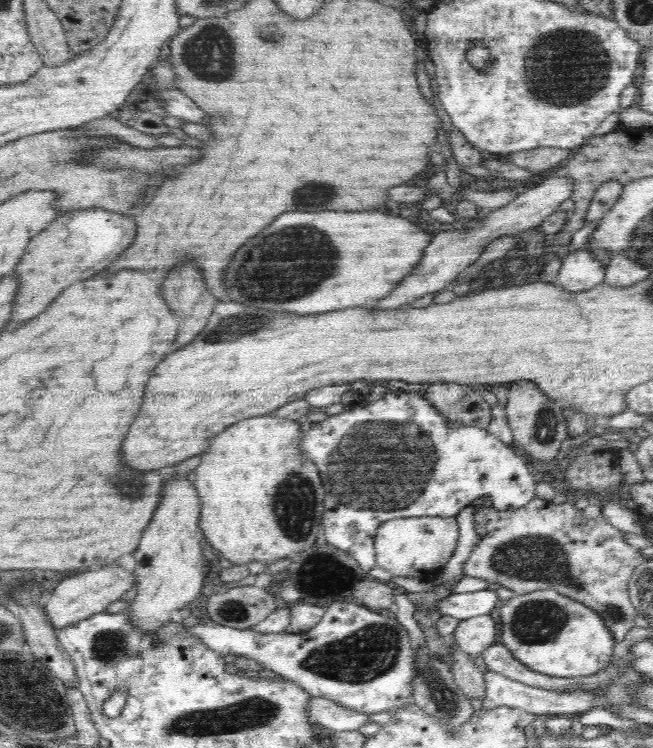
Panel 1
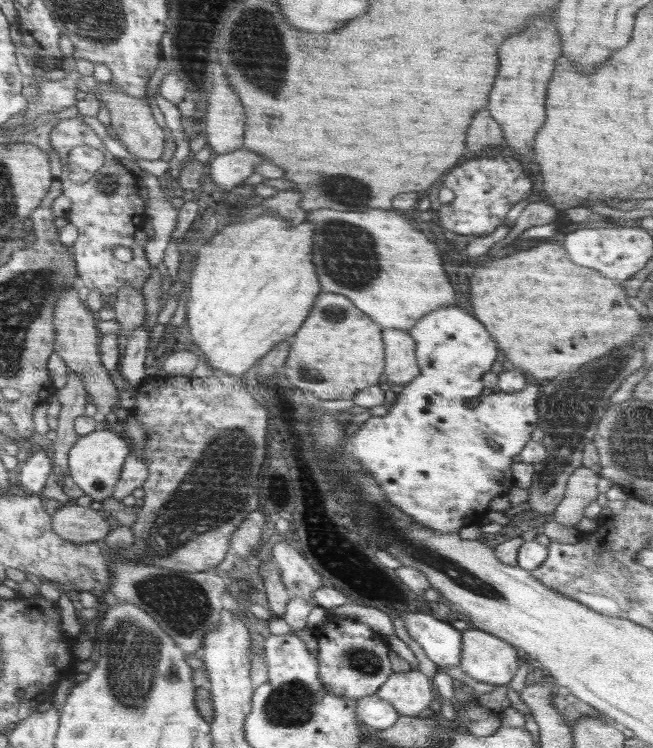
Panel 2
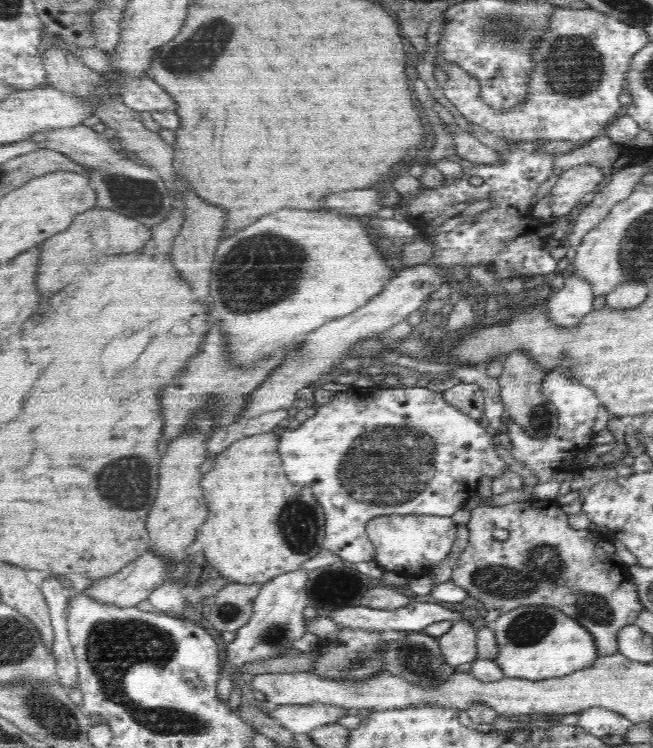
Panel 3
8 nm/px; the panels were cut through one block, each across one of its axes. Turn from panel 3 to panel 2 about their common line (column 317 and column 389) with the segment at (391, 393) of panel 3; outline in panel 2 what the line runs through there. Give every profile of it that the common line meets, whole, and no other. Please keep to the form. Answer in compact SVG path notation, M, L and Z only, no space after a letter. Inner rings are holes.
M444 306L436 308L434 312L426 316L422 316L412 328L408 331L410 336L416 342L415 357L417 358L418 366L420 367L420 374L410 382L404 384L397 389L397 400L388 407L388 413L384 416L372 416L366 424L360 424L360 430L353 434L350 440L346 440L342 444L344 455L352 455L362 462L368 470L372 470L378 478L380 478L380 488L384 488L384 493L388 495L388 501L392 505L400 508L406 515L412 517L414 523L430 529L436 529L438 533L456 533L461 528L469 527L472 525L481 525L481 522L487 516L489 511L490 501L493 498L505 496L508 490L515 486L514 476L512 475L512 463L514 456L518 456L522 447L531 440L532 432L539 428L538 425L538 412L536 412L536 403L538 403L538 388L536 386L525 386L520 392L498 392L482 396L483 382L482 376L486 372L490 372L490 368L494 361L501 358L498 356L498 348L496 342L492 340L492 336L484 330L484 326L470 316L468 312L464 312L458 306Z

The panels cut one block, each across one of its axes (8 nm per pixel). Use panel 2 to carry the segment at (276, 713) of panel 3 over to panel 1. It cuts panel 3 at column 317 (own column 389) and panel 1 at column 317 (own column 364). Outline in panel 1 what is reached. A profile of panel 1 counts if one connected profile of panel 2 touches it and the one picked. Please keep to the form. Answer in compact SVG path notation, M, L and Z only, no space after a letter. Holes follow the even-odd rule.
M310 698L306 706L308 719L336 732L353 731L371 722L365 713L345 708L326 698Z

